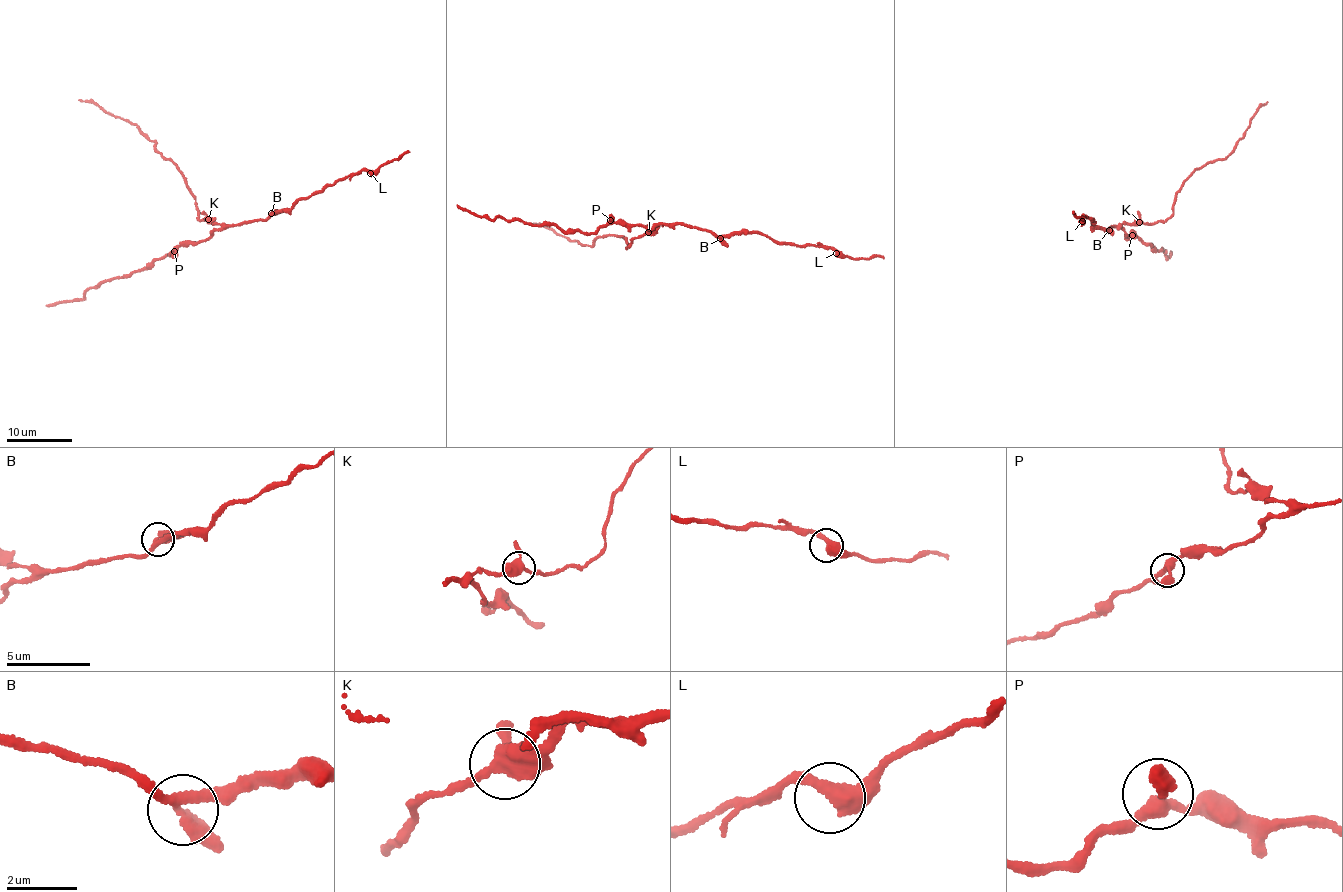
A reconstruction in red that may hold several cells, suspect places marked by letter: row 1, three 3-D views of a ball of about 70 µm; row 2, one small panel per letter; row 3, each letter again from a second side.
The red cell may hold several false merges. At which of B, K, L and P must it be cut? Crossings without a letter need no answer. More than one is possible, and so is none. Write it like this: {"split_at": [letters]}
{"split_at": []}

